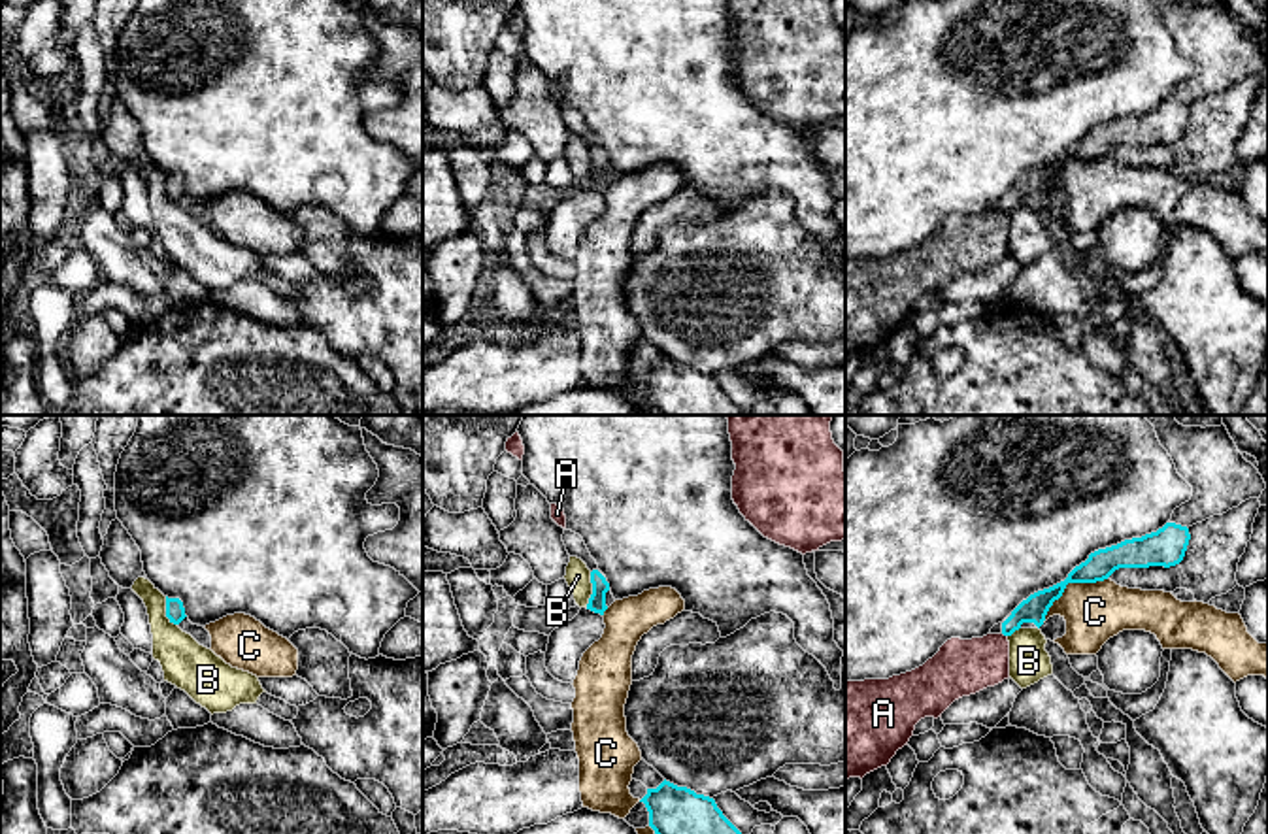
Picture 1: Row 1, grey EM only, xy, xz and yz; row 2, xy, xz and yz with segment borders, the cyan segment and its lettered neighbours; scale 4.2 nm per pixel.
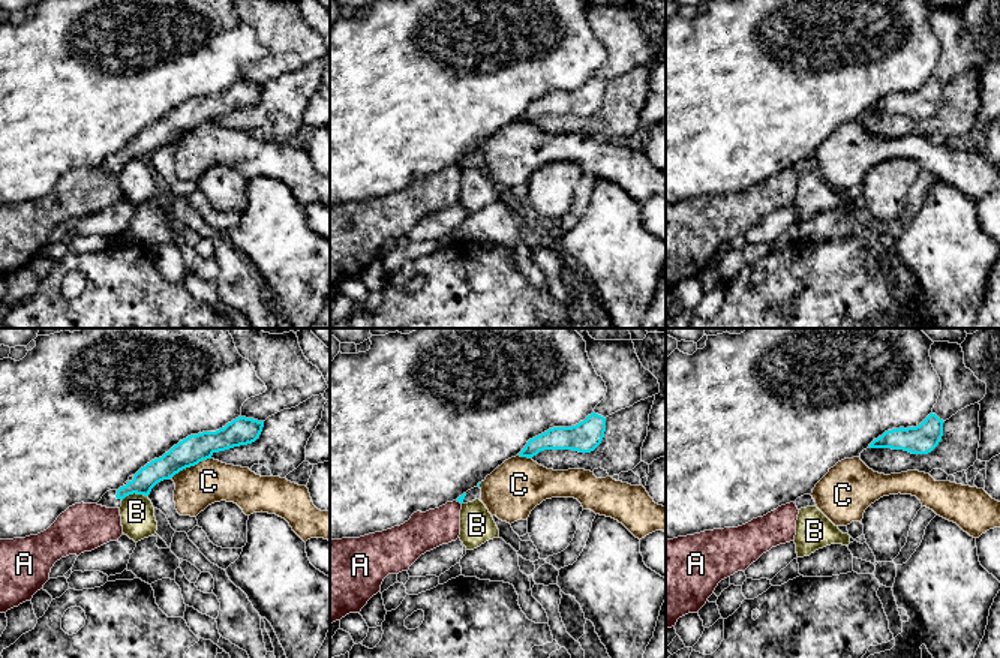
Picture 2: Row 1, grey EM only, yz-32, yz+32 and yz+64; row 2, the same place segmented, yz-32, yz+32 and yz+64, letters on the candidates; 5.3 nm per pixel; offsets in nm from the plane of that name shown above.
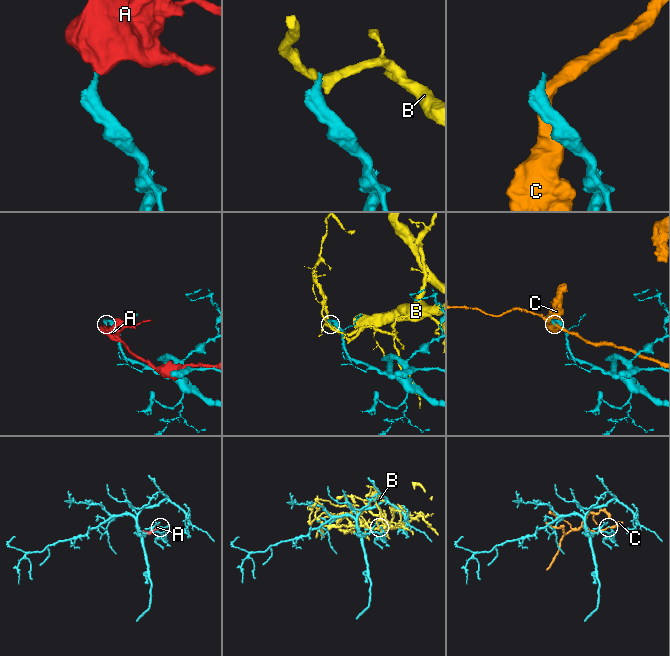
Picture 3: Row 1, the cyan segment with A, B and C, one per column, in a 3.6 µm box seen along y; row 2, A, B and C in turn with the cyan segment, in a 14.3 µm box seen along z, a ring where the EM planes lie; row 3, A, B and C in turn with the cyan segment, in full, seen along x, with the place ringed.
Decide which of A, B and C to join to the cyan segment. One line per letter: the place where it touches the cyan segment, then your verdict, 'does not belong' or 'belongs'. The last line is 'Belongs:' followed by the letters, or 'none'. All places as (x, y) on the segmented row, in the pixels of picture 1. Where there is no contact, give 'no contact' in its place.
A: meets cyan in yz at (1004, 634); does not belong
B: meets cyan in xz at (593, 589); does not belong
C: meets cyan in yz at (1068, 582); does not belong
Belongs: none

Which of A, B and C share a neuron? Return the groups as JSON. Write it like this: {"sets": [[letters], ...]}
{"sets": [["A"], ["B"], ["C"]]}

